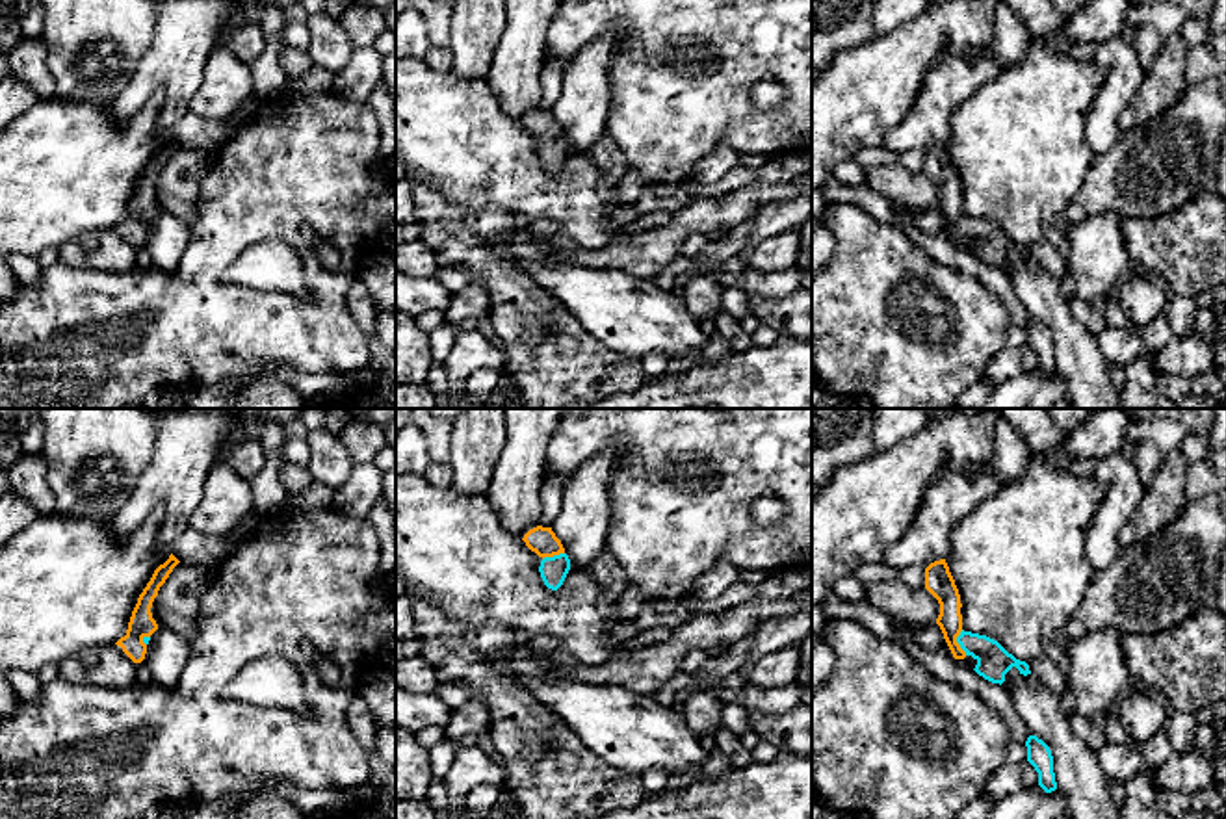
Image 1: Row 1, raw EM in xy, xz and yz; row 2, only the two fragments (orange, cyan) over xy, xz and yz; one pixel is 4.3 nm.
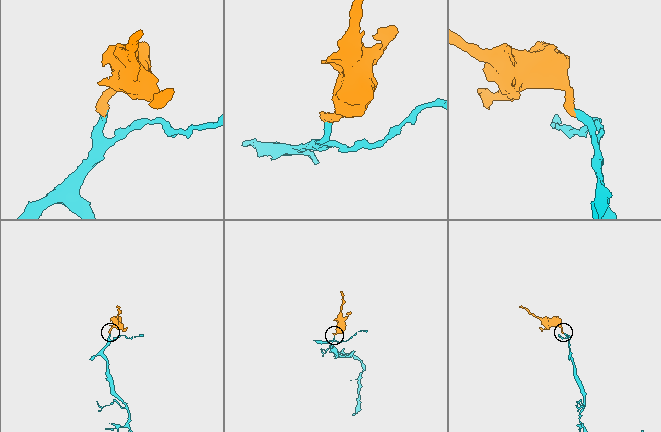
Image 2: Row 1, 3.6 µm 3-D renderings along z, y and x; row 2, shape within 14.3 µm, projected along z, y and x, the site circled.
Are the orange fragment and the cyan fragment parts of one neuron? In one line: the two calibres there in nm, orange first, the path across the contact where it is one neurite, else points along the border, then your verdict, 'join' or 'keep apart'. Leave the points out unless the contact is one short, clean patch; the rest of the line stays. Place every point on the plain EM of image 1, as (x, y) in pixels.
110/150 nm | across yz (942, 171), (957, 227), (972, 227), (994, 246) | join

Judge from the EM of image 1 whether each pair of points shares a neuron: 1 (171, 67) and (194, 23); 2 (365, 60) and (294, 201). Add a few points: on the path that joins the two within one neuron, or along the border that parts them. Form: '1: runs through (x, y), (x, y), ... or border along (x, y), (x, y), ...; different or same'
1: runs through (175, 56), (186, 34); same
2: border along (331, 88), (350, 99), (366, 103); different

